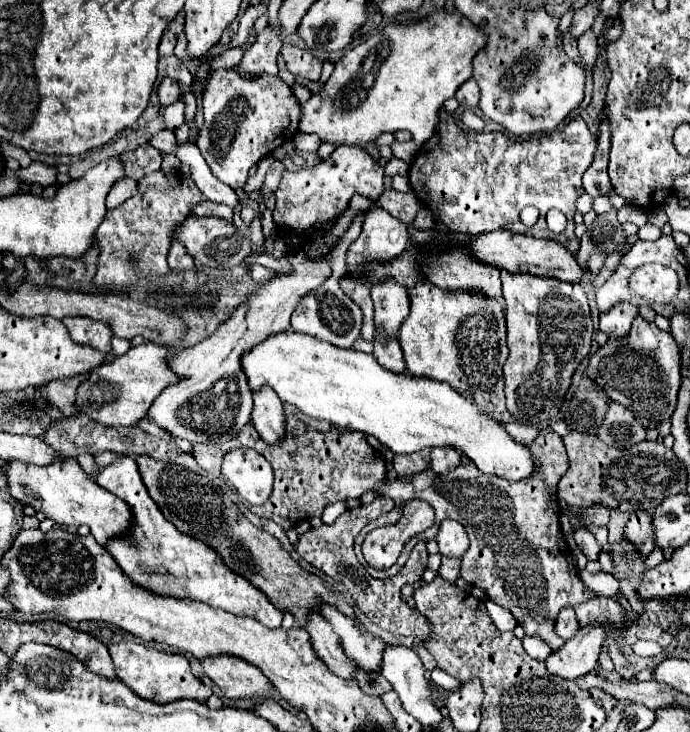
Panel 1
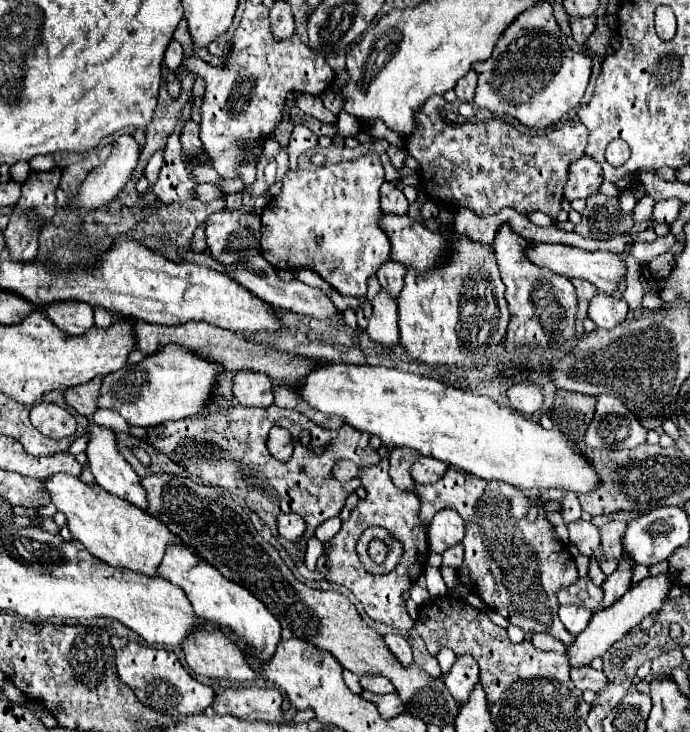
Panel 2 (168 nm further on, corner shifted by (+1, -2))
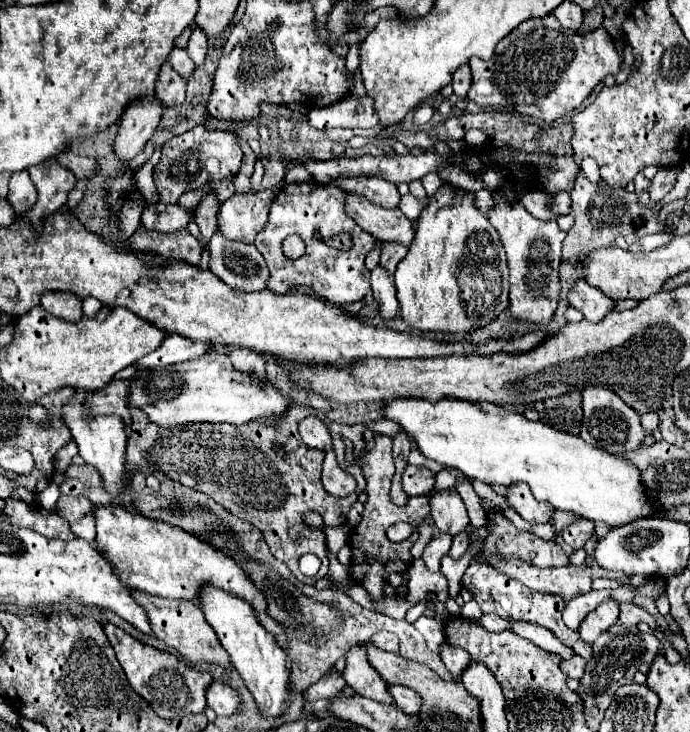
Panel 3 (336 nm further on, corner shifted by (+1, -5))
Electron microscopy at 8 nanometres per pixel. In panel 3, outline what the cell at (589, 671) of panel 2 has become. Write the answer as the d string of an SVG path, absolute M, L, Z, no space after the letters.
M574 656L574 658L570 658L570 660L564 660L564 662L562 662L562 672L564 672L568 678L580 680L582 674L586 672L586 660L580 658L580 656Z

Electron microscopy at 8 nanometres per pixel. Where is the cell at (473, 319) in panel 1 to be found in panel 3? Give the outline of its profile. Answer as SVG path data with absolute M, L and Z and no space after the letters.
M442 184L416 220L414 242L394 272L400 314L418 332L468 336L508 308L506 274L506 254L486 214L478 212L472 196L458 202L452 186Z

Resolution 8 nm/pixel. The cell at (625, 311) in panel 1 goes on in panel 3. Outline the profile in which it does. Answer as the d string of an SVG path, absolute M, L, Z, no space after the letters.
M578 280L576 286L568 294L570 304L584 314L590 322L600 322L606 314L610 314L616 308L616 302L612 298L606 298L600 290L592 288L586 280Z

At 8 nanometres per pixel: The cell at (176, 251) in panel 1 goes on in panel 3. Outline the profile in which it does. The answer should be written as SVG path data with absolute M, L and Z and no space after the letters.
M210 192L196 208L196 222L198 222L198 228L200 228L200 234L202 234L202 242L208 244L210 238L214 236L214 228L216 228L216 214L218 214L218 198L214 196L214 192Z

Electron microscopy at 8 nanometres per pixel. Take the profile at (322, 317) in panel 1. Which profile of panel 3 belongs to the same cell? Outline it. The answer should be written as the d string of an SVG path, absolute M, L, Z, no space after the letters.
M220 232L208 242L210 272L222 282L242 292L262 292L270 278L268 268L262 268L262 254L256 246L226 240Z

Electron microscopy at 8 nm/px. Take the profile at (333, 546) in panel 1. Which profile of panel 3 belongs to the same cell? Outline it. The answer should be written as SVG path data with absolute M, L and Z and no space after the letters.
M376 436L374 442L368 442L368 452L362 458L362 470L364 470L364 478L366 478L366 492L368 492L368 502L364 504L364 512L362 512L362 520L358 526L352 528L348 546L352 550L352 562L350 562L350 576L354 582L358 582L372 600L382 600L384 594L384 586L388 584L390 574L404 574L410 570L412 564L412 554L410 548L418 538L418 532L414 530L410 534L408 540L394 544L386 538L386 530L388 526L392 526L398 520L406 520L408 524L416 526L416 522L424 516L430 514L430 504L428 504L428 496L418 496L418 498L408 498L406 506L394 506L394 502L390 502L390 480L394 476L394 462L392 462L392 440L386 436Z

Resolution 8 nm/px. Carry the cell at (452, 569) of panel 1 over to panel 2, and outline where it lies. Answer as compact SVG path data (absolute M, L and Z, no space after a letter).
M458 543L458 545L454 545L454 547L450 547L448 551L442 553L442 557L444 557L442 565L458 569L462 565L462 555L464 555L464 547L462 547L462 543Z

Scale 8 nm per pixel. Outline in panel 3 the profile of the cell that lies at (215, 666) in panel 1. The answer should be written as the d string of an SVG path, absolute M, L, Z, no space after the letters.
M132 592L132 596L136 598L136 602L140 606L146 608L154 636L160 638L166 646L174 648L190 666L214 664L214 666L222 666L222 668L232 668L226 650L218 642L216 632L208 626L206 618L196 602L192 602L192 600L166 600L166 598L156 598L156 596L142 594L142 592Z

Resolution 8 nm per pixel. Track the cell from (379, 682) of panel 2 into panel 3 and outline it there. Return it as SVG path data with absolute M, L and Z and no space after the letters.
M388 686L388 692L392 694L396 706L406 712L406 714L418 714L418 708L420 708L420 696L406 688L406 686Z

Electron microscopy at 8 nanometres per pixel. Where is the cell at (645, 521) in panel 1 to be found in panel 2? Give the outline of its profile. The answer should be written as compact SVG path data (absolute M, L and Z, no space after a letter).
M624 557L624 563L620 563L618 571L614 571L612 575L608 575L602 583L604 589L604 599L600 603L598 609L606 609L612 603L616 603L628 589L630 589L630 577L632 577L632 567L634 563L630 563L628 557Z

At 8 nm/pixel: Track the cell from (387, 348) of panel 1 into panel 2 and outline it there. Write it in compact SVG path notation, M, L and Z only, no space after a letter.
M380 289L372 299L372 317L368 323L368 333L372 341L378 341L386 347L398 343L398 305L386 289Z

